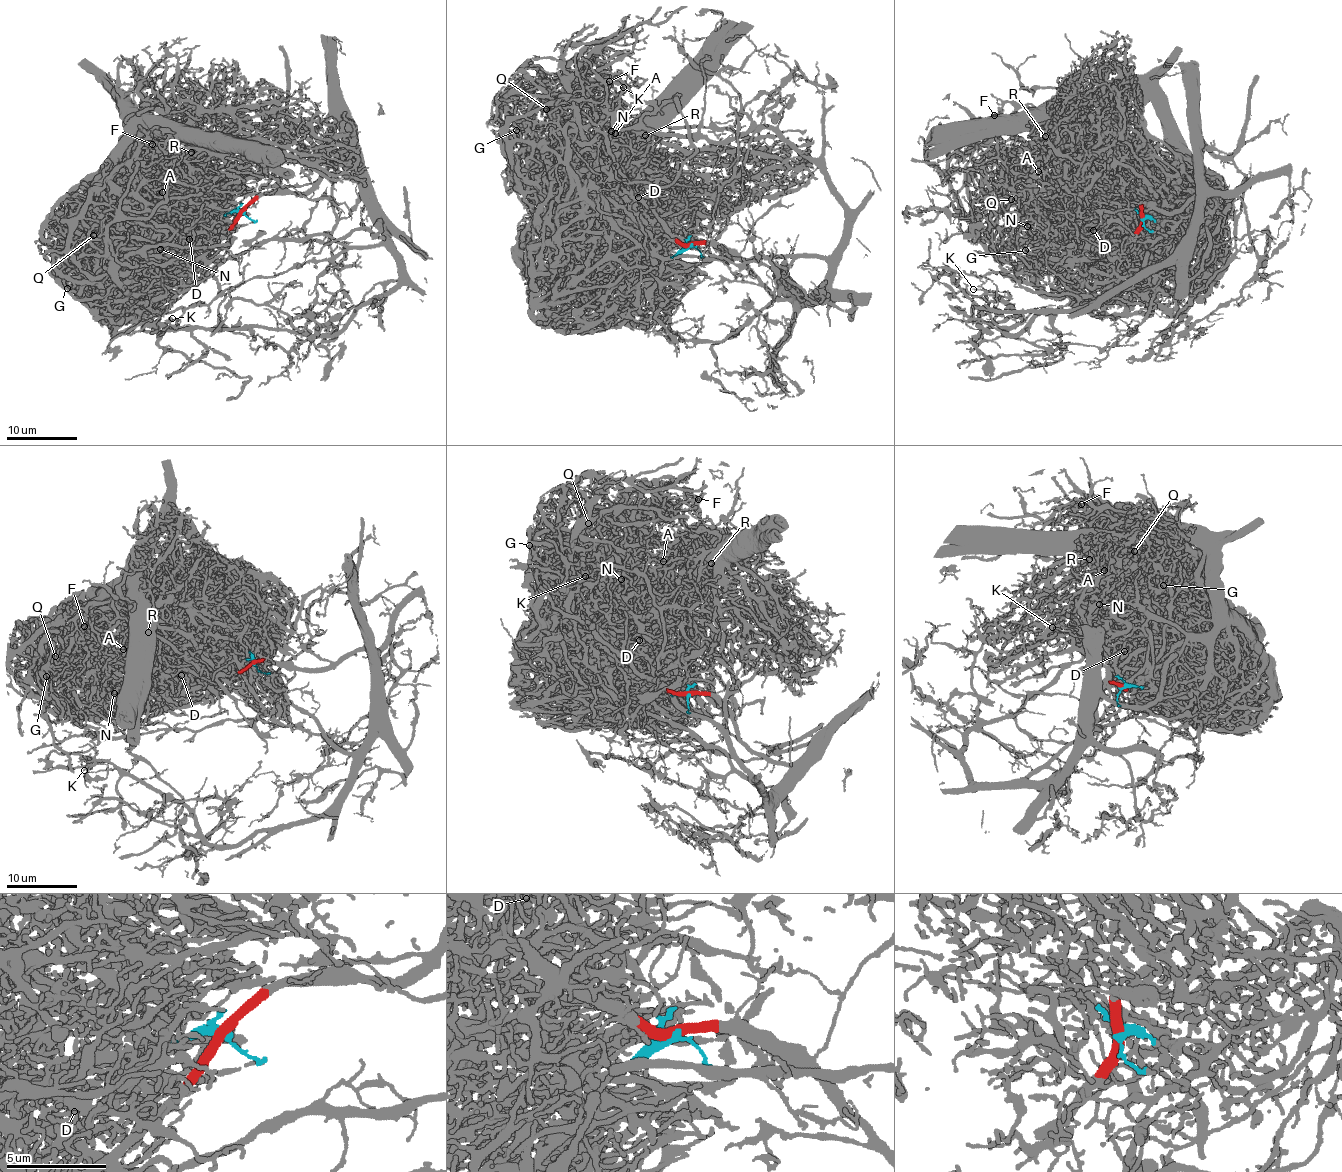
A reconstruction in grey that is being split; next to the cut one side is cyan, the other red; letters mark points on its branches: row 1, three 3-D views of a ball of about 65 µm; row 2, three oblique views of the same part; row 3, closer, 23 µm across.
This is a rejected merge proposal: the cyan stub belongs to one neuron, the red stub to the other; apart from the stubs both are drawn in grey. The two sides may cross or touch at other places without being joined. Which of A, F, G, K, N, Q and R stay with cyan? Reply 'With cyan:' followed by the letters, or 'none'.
With cyan: A, F, G, N, Q, R

